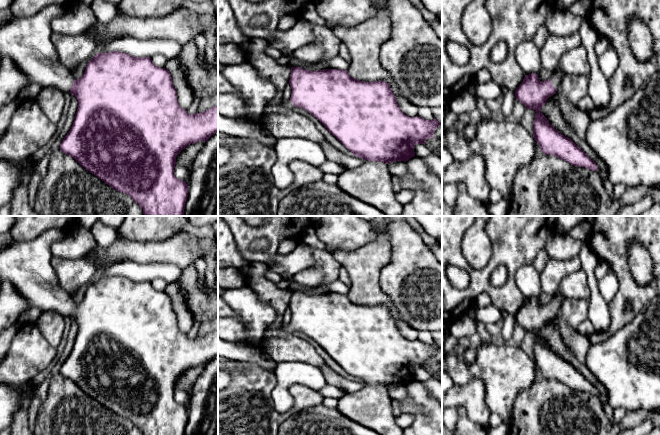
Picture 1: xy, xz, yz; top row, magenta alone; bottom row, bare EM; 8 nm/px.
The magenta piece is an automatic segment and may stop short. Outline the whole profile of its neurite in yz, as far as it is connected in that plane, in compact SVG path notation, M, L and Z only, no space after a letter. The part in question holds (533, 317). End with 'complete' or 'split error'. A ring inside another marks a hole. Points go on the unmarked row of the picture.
M556 293L547 305L540 305L535 297L525 299L523 306L515 315L516 323L527 333L536 336L533 362L546 379L554 379L568 387L598 395L598 391L588 379L582 375L570 362L558 356L541 337L541 332L549 321L556 317L563 306L565 297Z; split error

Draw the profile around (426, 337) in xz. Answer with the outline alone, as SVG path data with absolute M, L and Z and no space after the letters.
M420 331L418 334L418 341L426 343L426 344L433 344L434 343L434 339L432 337L431 332L429 331Z

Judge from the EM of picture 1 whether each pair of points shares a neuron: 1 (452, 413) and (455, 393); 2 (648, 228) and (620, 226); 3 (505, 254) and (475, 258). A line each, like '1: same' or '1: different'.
1: different
2: same
3: different

